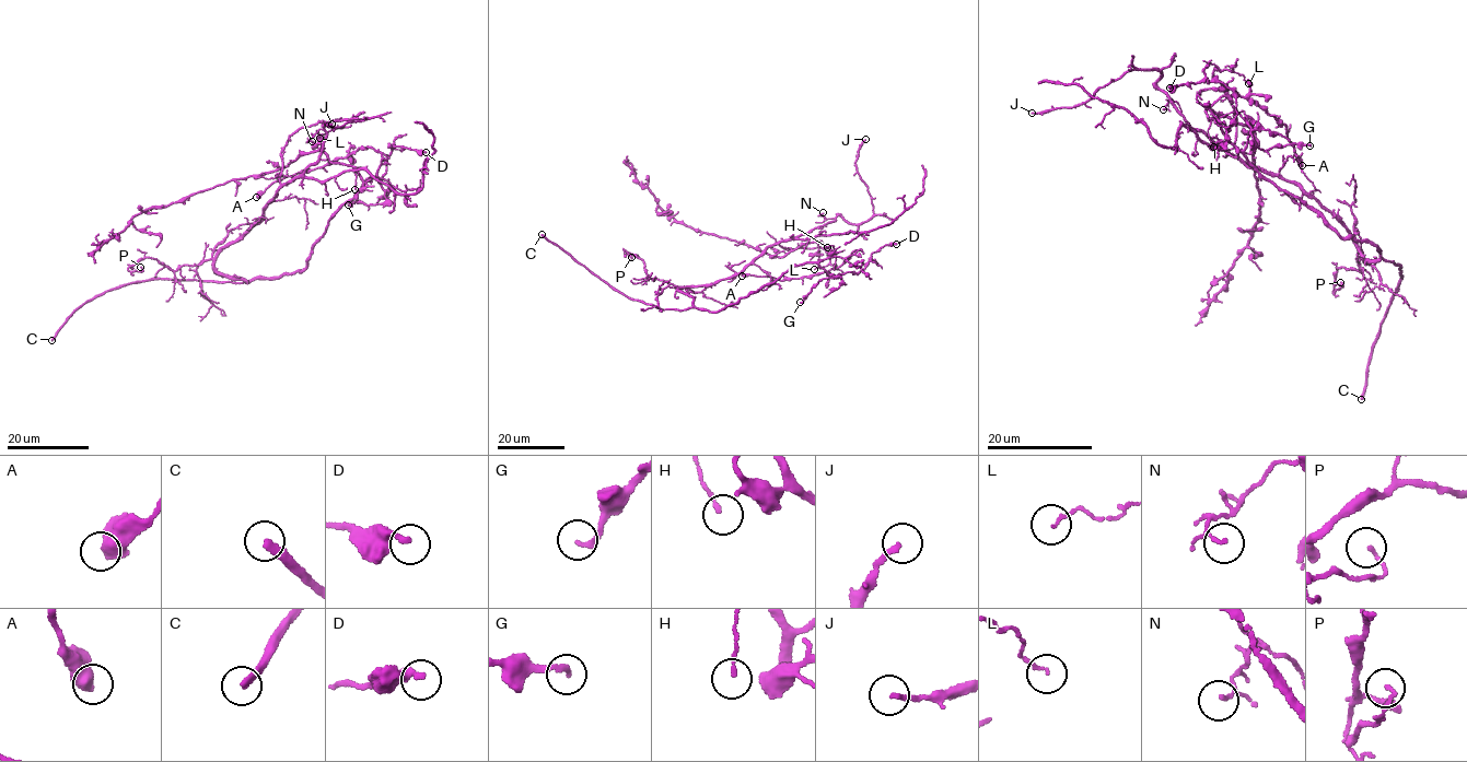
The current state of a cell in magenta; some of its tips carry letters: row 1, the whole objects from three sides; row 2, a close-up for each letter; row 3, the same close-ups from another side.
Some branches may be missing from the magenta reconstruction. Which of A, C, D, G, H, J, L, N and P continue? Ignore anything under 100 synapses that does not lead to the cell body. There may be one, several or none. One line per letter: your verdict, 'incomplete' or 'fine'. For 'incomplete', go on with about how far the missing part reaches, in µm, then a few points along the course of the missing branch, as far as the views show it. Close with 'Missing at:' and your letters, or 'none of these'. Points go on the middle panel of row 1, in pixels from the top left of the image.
A: fine
C: incomplete; about 120 µm are missing
D: fine
G: fine
H: fine
J: fine
L: fine
N: fine
P: fine
Missing at: C

